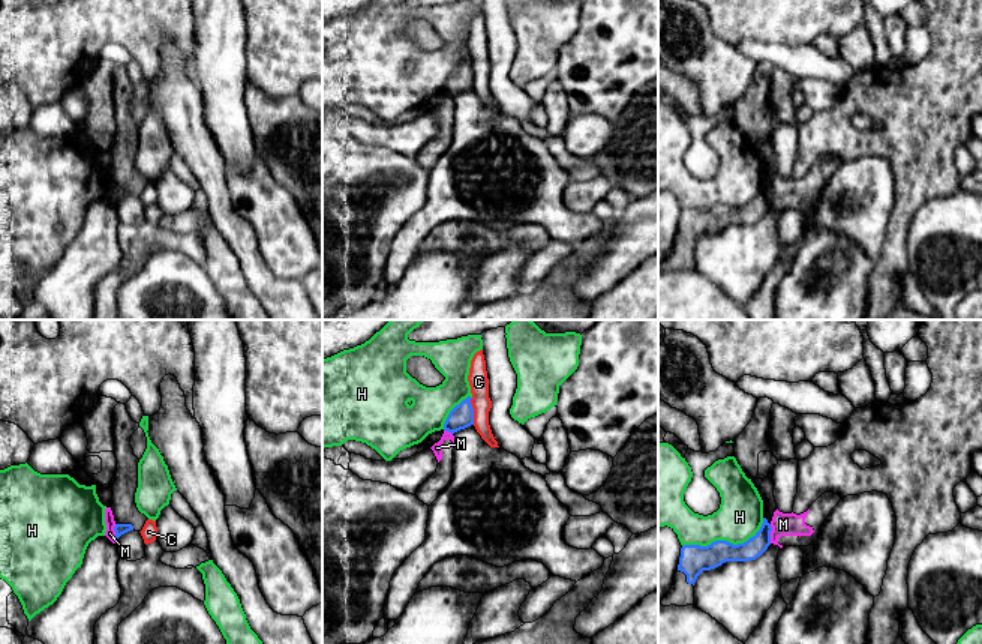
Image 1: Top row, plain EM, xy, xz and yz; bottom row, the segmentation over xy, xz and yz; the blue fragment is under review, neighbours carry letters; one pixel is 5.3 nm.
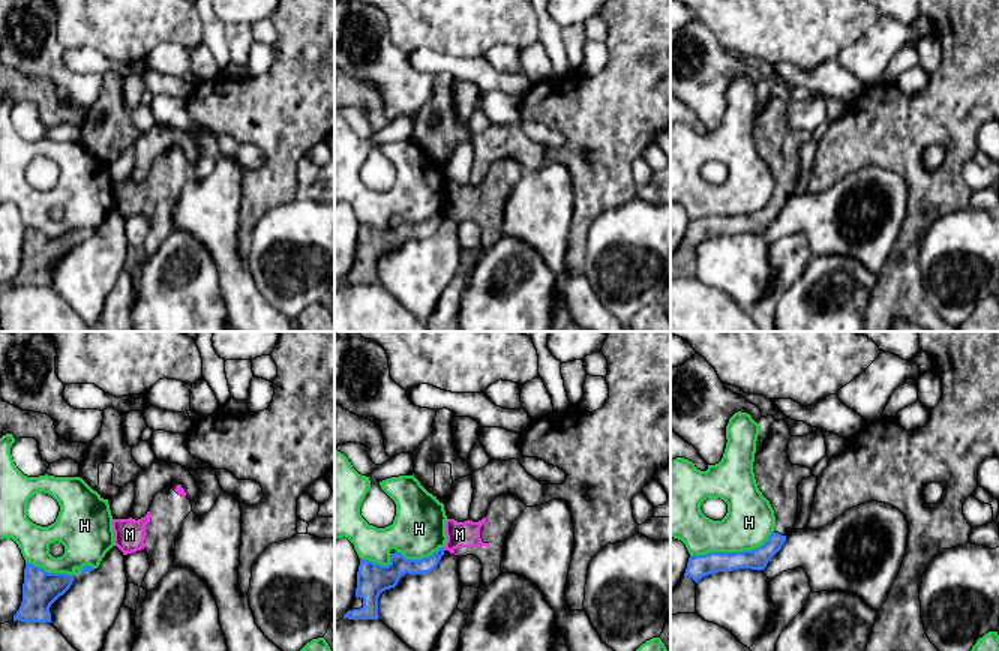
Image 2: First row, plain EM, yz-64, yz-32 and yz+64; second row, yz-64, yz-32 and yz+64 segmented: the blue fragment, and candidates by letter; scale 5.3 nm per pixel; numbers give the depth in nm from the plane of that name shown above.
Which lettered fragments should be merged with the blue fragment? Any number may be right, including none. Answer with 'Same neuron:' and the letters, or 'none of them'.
Same neuron: none of them

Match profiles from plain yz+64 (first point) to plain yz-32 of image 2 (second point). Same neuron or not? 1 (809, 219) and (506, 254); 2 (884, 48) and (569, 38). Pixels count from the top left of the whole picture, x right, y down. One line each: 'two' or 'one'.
1: two
2: two

